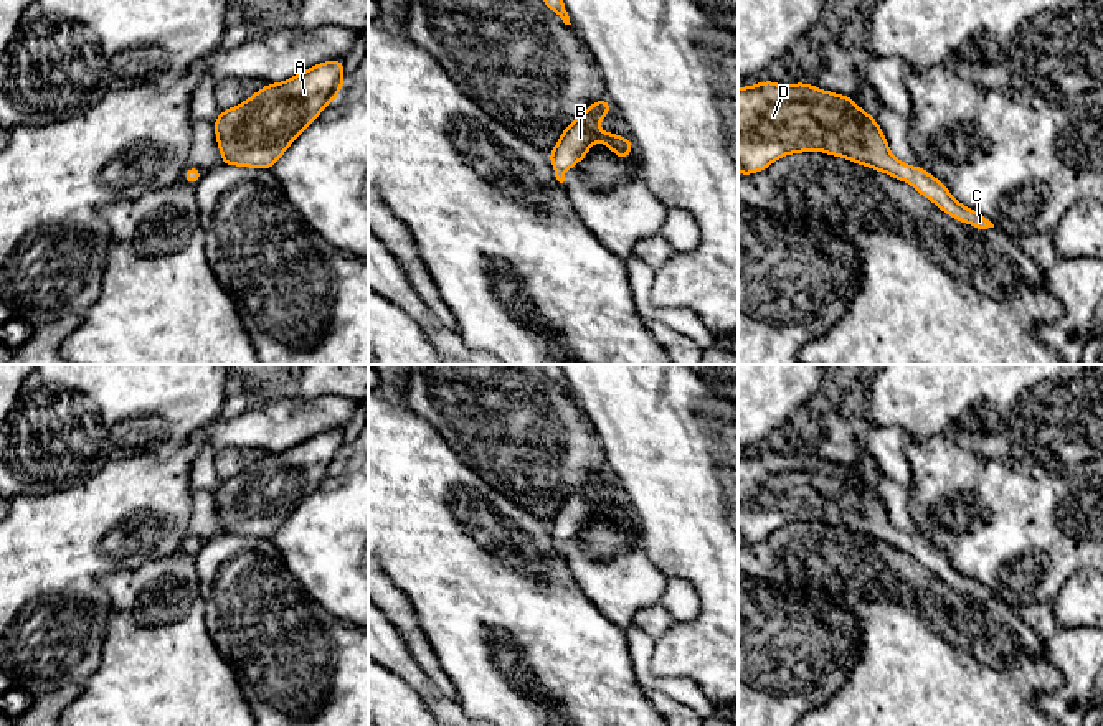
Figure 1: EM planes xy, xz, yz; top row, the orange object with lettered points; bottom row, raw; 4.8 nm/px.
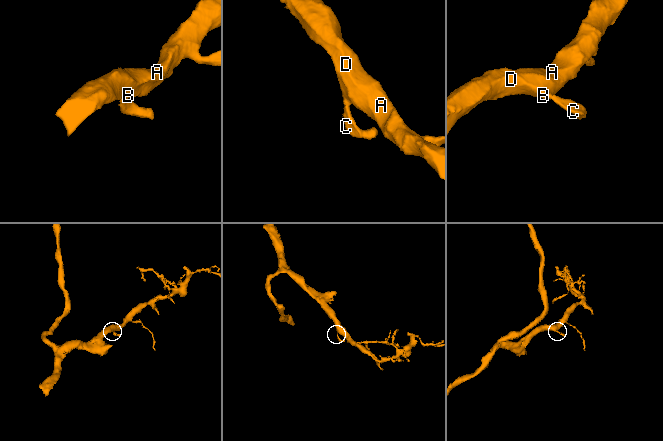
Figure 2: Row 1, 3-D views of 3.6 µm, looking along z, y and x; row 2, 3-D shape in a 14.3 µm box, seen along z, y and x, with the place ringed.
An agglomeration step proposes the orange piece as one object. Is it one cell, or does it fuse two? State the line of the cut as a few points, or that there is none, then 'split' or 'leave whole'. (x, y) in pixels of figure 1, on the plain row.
no cut | leave whole

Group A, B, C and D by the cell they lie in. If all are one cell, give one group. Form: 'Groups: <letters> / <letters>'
Groups: A B C D

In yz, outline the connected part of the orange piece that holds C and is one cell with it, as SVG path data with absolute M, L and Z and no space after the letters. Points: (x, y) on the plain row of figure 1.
M763 450L738 459L738 541L746 546L789 523L819 520L908 551L956 591L978 599L994 594L958 573L949 559L921 536L897 530L885 503L850 465L806 452L781 455Z

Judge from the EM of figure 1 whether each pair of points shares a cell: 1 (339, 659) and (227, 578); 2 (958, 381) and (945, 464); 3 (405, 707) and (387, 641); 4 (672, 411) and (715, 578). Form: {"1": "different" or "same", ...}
{"1": "same", "2": "different", "3": "different", "4": "same"}

